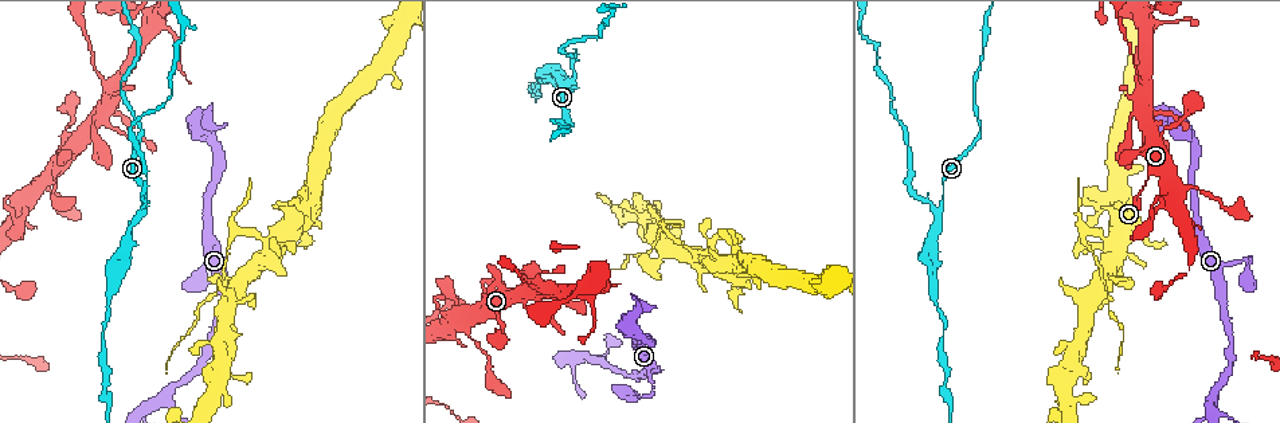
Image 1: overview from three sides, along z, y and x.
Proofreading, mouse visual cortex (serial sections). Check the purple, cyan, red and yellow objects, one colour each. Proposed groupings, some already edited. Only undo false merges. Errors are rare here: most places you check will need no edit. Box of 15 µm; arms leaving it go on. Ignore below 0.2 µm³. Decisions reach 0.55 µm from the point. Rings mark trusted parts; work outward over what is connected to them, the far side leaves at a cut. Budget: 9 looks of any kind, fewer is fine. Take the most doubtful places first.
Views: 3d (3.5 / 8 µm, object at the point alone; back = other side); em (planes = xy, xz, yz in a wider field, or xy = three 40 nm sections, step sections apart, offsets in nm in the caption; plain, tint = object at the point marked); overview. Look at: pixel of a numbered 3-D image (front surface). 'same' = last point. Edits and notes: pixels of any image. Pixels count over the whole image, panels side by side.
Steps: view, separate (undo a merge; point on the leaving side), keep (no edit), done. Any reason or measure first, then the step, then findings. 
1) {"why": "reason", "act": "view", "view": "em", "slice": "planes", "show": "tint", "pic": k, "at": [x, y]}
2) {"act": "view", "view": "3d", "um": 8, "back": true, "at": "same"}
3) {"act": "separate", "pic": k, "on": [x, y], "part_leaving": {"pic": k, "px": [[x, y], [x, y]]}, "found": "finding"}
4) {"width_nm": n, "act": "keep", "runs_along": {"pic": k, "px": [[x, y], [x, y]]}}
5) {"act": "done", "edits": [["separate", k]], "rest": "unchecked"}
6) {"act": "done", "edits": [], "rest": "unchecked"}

{"why": "a fork", "act": "view", "view": "3d", "um": 3.5, "pic": 1, "at": [939, 208]}

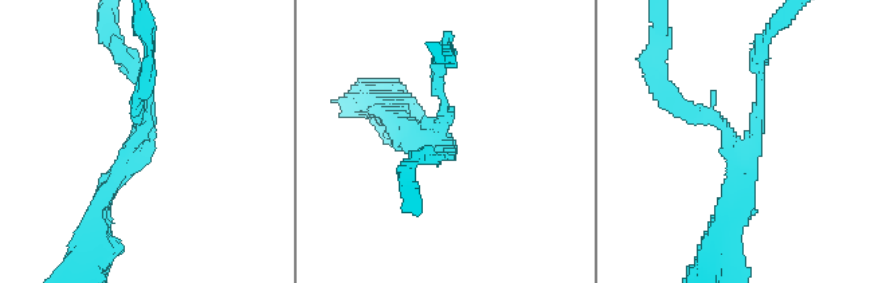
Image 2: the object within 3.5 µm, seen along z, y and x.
{"arms": 3, "arm_widths_nm": [150, 150, 200], "why": "now the EM", "act": "view", "view": "em", "slice": "planes", "show": "tint", "pic": 2, "at": [443, 145]}

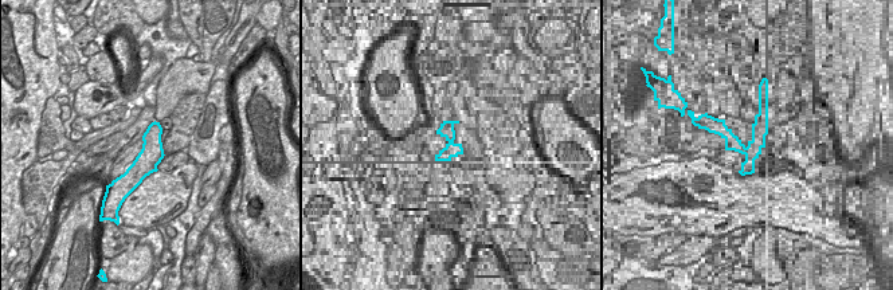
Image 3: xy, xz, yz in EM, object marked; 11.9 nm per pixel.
{"act": "separate", "pic": 2, "on": [355, 89], "part_leaving": {"pic": 2, "px": [[722, 235], [716, 247], [712, 272]]}, "found": "two cells meet here"}

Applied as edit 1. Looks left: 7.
{"act": "view", "view": "3d", "um": 3.5, "pic": 1, "at": [1108, 240]}

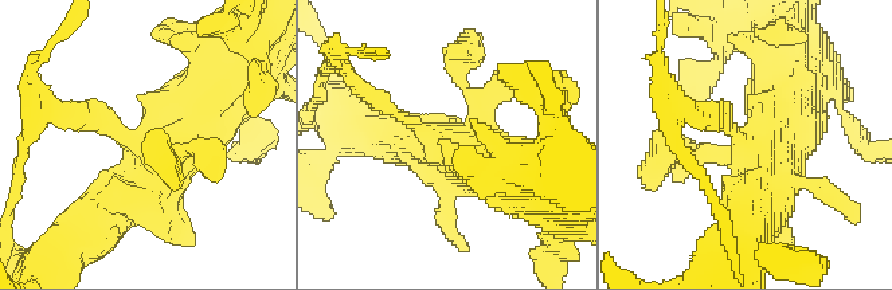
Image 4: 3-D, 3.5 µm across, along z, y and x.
{"act": "view", "view": "em", "slice": "xy", "step": 3, "show": "tint", "pic": 4, "at": [751, 142]}

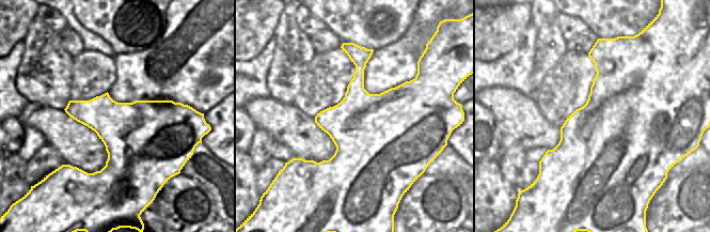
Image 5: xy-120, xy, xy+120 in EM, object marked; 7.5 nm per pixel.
{"act": "keep", "runs_along": {"pic": 4, "px": [[212, 90], [163, 169], [97, 219]]}, "found": "all the same cell"}

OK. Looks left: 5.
{"why": "sharp bend", "act": "view", "view": "3d", "um": 8, "pic": 1, "at": [633, 315]}

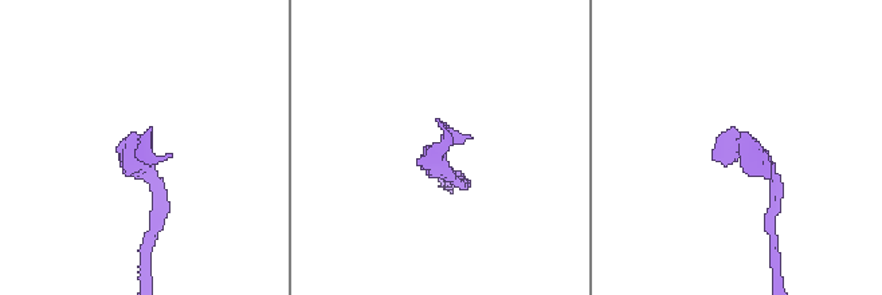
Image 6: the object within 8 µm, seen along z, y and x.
{"why": "now the EM", "act": "view", "view": "em", "slice": "xy", "step": 5, "show": "tint", "pic": 6, "at": [438, 154]}

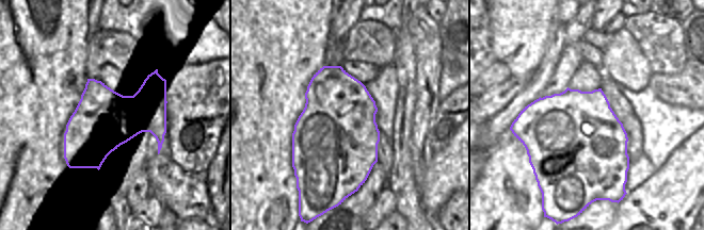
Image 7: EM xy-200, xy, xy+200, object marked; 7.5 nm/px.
{"act": "keep", "runs_along": {"pic": 6, "px": [[450, 177], [434, 154], [465, 137]]}, "found": "all the same cell"}

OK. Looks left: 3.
{"why": "arms part here", "act": "view", "view": "3d", "um": 3.5, "pic": 1, "at": [111, 86]}

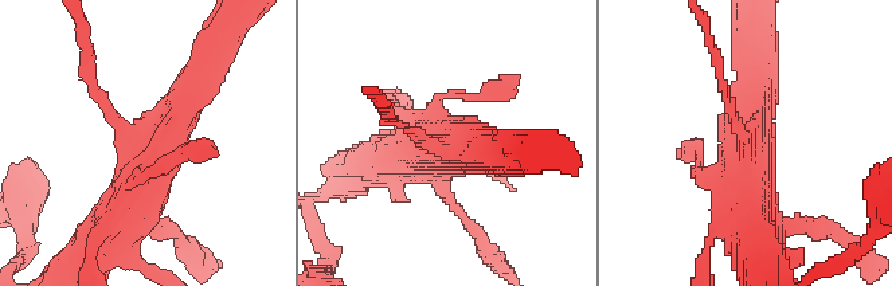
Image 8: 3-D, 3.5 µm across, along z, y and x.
{"why": "shape alone is not enough", "act": "view", "view": "em", "slice": "xy", "step": 1, "show": "tint", "pic": 8, "at": [749, 138]}

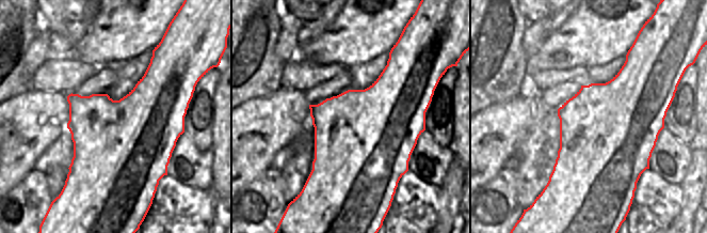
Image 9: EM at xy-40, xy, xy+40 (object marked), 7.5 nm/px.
{"why": "another direction", "act": "view", "view": "em", "slice": "xy", "step": 2, "show": "tint", "at": "same"}

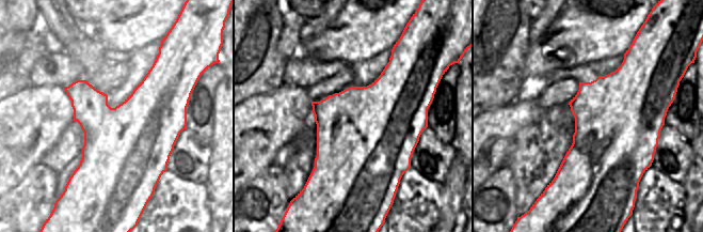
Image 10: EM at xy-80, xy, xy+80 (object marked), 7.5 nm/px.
{"act": "keep", "runs_along": {"pic": 8, "px": [[109, 231], [143, 194], [200, 78]]}, "found": "one cell here"}

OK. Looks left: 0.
{"act": "done", "edits": [["separate", 2]], "rest": "unchecked"}

